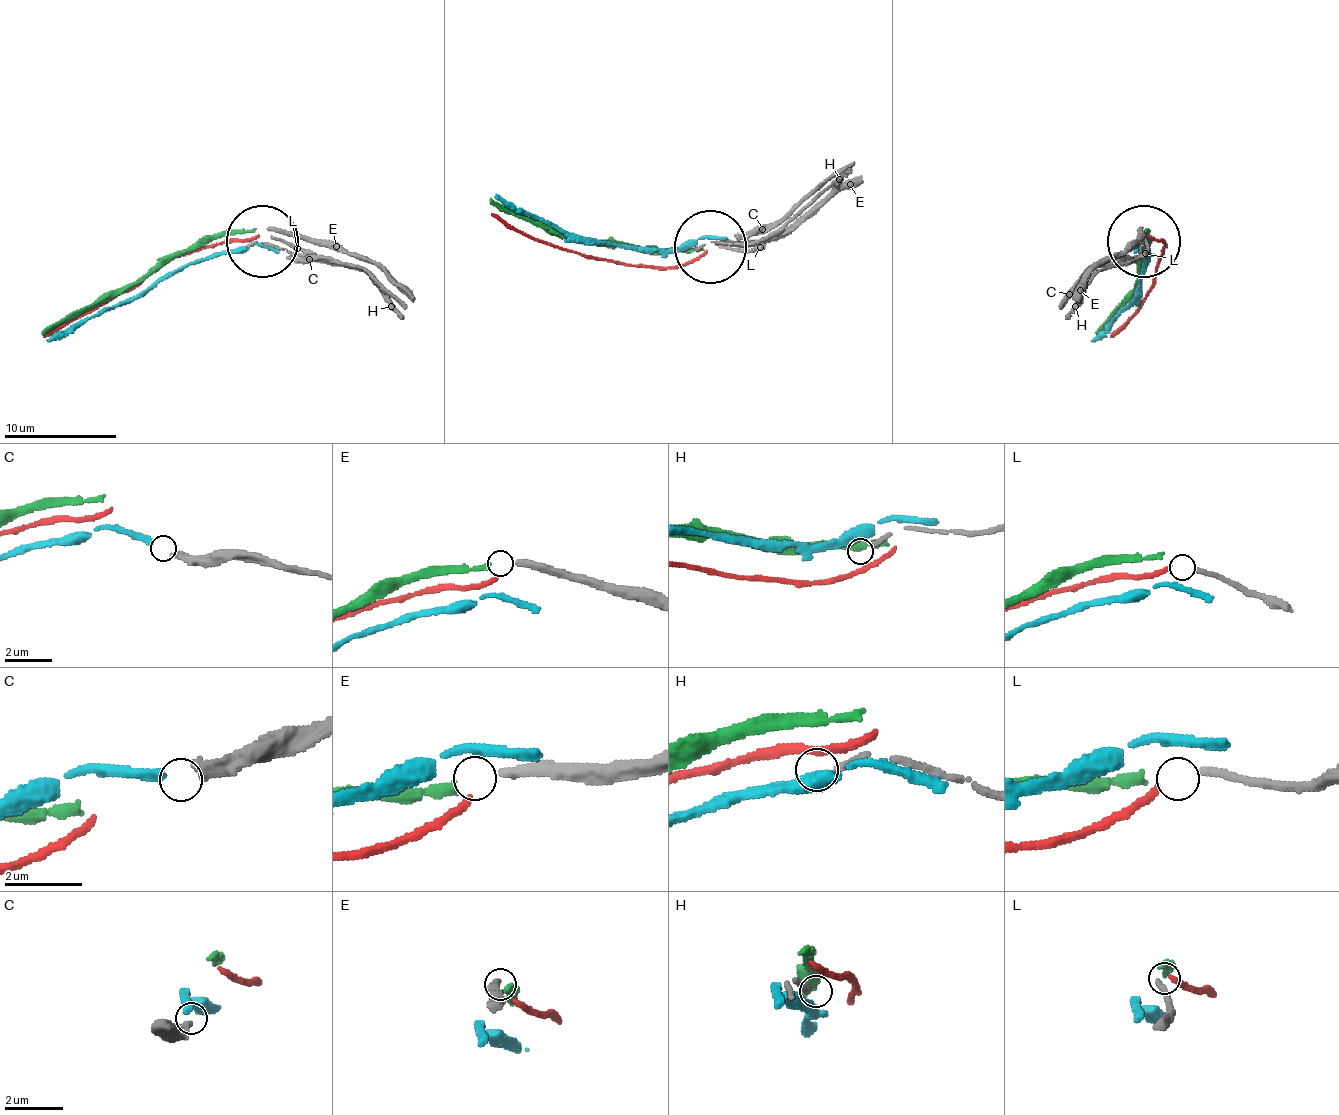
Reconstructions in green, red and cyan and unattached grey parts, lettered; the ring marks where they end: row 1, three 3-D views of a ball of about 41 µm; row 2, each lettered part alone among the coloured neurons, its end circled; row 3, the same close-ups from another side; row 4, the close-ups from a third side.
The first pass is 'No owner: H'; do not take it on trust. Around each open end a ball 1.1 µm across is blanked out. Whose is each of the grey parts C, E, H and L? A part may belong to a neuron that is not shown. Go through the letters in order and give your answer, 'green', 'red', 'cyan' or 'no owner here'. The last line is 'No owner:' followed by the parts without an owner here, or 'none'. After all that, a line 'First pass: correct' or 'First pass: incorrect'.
C: cyan
E: green
H: no owner here
L: red
No owner: H
First pass: correct

